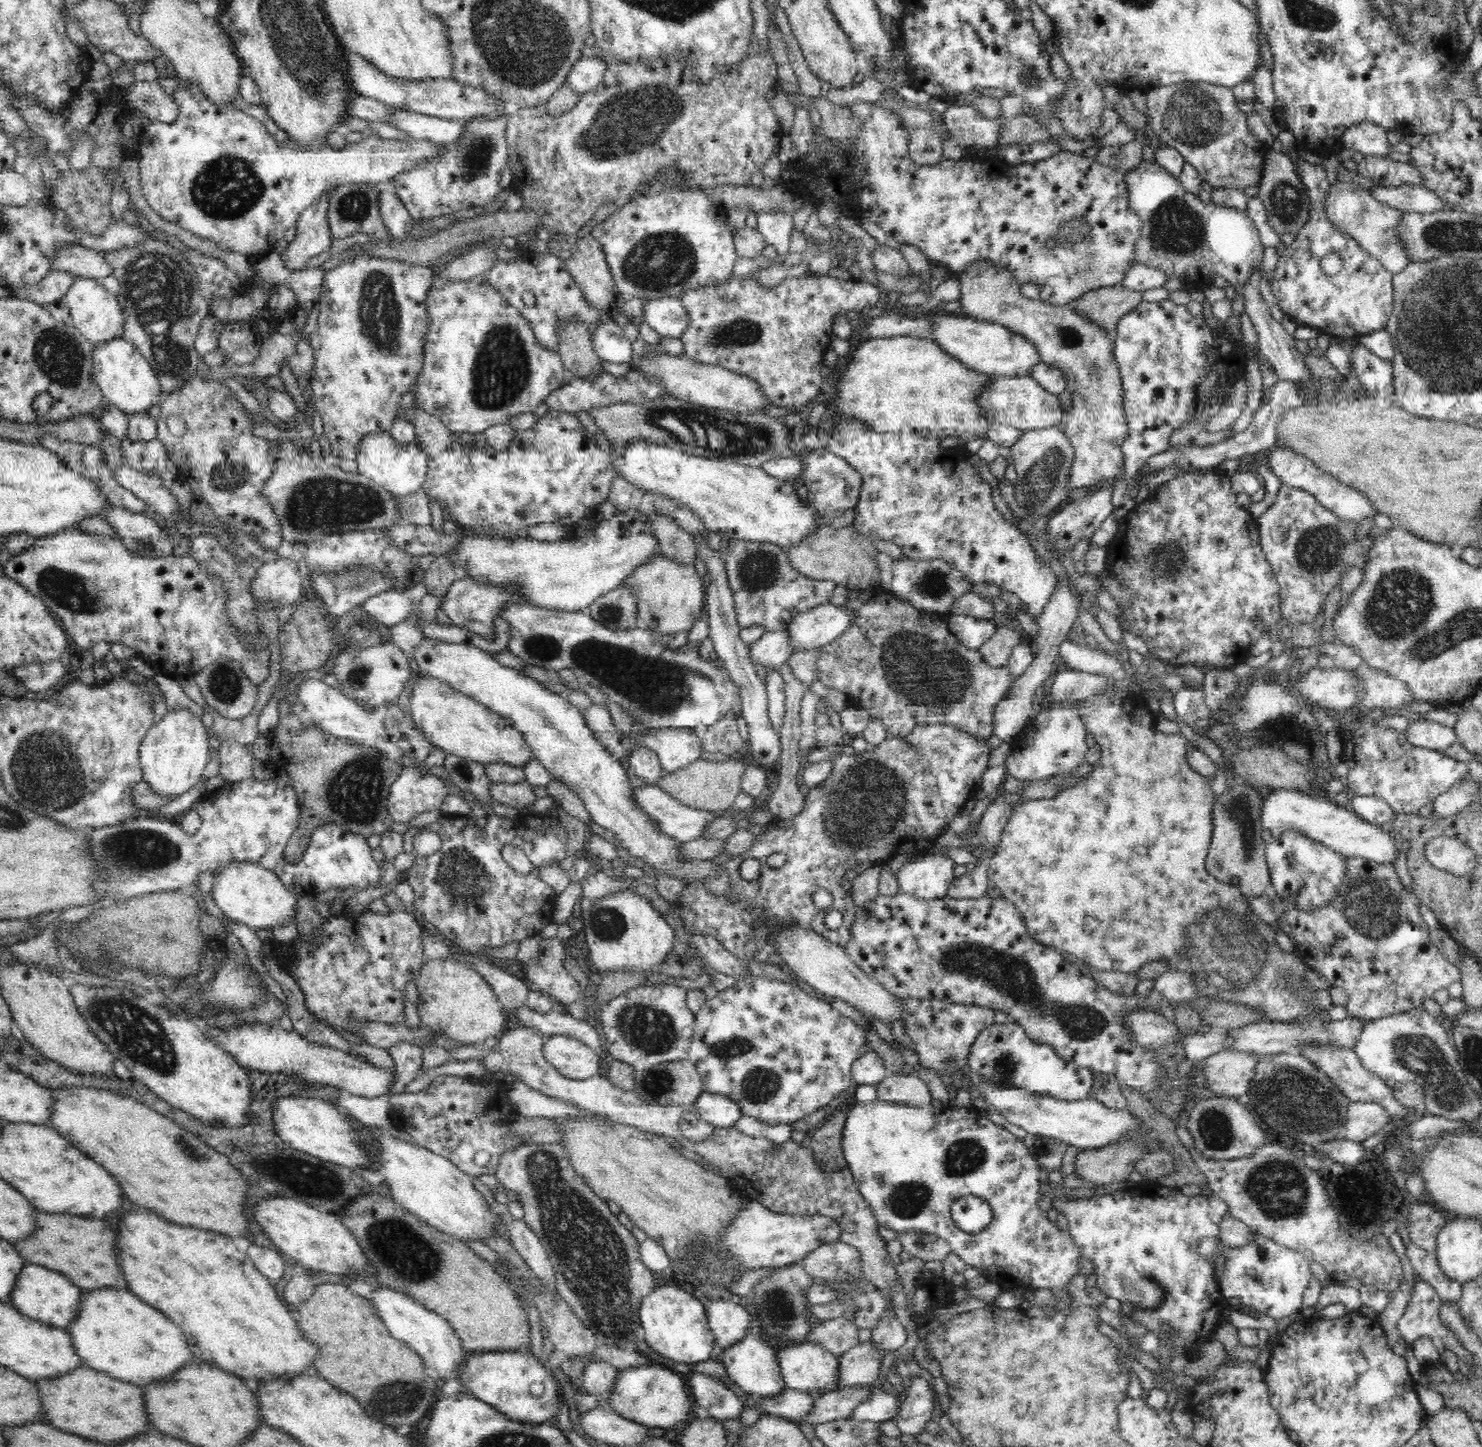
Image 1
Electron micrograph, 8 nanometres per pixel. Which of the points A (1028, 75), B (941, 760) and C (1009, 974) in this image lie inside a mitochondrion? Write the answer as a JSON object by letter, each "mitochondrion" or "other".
{"A":"mitochondrion","B":"other","C":"mitochondrion"}

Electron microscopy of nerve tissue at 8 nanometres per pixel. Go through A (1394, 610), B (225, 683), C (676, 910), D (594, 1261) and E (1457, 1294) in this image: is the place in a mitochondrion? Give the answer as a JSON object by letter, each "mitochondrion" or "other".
{"A":"mitochondrion","B":"mitochondrion","C":"other","D":"mitochondrion","E":"other"}

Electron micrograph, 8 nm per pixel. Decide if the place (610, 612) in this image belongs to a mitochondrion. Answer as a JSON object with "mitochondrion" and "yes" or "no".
{"mitochondrion":"yes"}

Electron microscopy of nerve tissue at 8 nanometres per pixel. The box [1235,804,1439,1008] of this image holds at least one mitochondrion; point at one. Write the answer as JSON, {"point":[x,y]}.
{"point":[1370,908]}

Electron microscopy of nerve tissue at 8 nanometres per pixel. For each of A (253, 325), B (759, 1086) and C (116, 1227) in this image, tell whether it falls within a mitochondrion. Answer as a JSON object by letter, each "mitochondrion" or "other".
{"A":"other","B":"mitochondrion","C":"other"}

